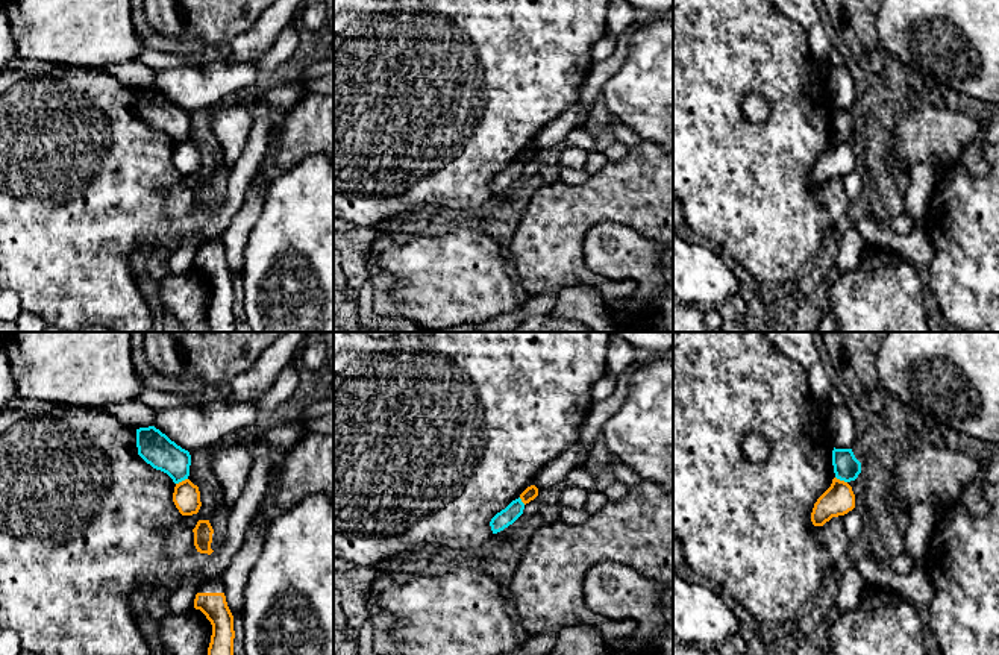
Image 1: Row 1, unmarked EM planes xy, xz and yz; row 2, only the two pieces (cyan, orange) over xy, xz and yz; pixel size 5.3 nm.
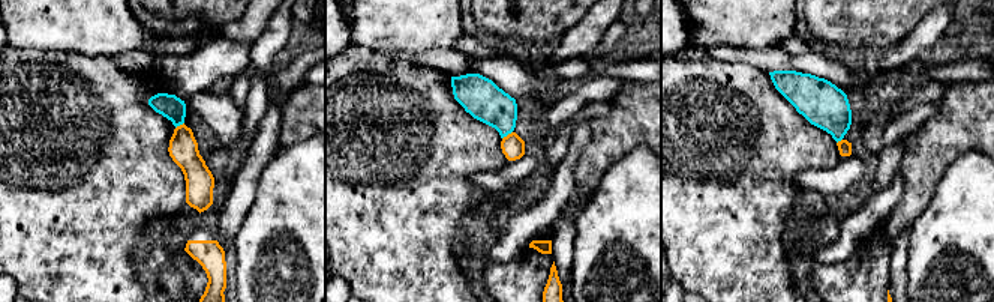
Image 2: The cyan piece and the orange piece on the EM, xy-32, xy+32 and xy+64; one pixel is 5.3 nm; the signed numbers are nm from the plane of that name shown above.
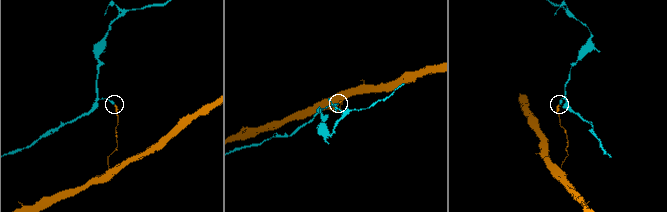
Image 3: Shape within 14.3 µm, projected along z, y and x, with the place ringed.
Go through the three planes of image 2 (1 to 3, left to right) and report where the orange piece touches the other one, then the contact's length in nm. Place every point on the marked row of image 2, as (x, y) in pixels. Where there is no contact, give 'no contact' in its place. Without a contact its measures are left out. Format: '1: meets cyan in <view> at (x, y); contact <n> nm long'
1: meets cyan in xy-32 at (179, 125); contact 60 nm long
2: meets cyan in xy+32 at (507, 134); contact 70 nm long
3: meets cyan in xy+64 at (838, 140); contact 40 nm long

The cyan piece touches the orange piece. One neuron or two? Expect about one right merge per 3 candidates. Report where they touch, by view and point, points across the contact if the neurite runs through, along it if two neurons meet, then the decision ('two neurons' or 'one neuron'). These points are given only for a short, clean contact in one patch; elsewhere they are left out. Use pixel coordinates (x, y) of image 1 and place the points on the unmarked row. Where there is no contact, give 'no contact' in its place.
contact xy (181, 141); border xy (187, 138), (176, 144); two neurons

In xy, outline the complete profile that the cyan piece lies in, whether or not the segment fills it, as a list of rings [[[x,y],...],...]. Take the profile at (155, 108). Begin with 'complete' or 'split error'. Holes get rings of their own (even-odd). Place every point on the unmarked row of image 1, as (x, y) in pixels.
complete; [[[155,86],[136,89],[138,115],[153,129],[167,133],[174,144],[189,136],[191,115]]]

